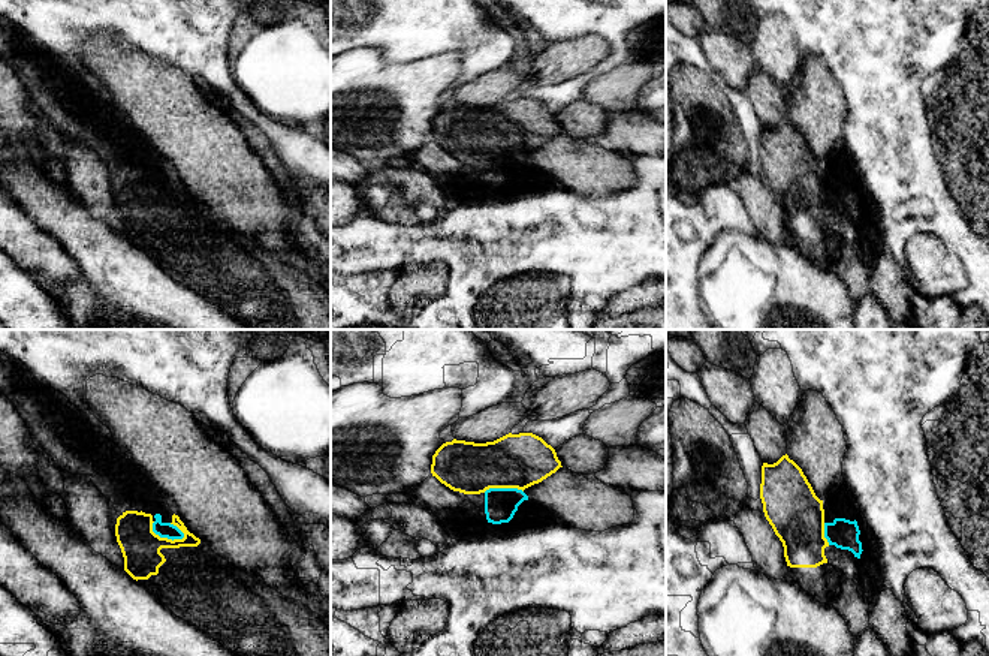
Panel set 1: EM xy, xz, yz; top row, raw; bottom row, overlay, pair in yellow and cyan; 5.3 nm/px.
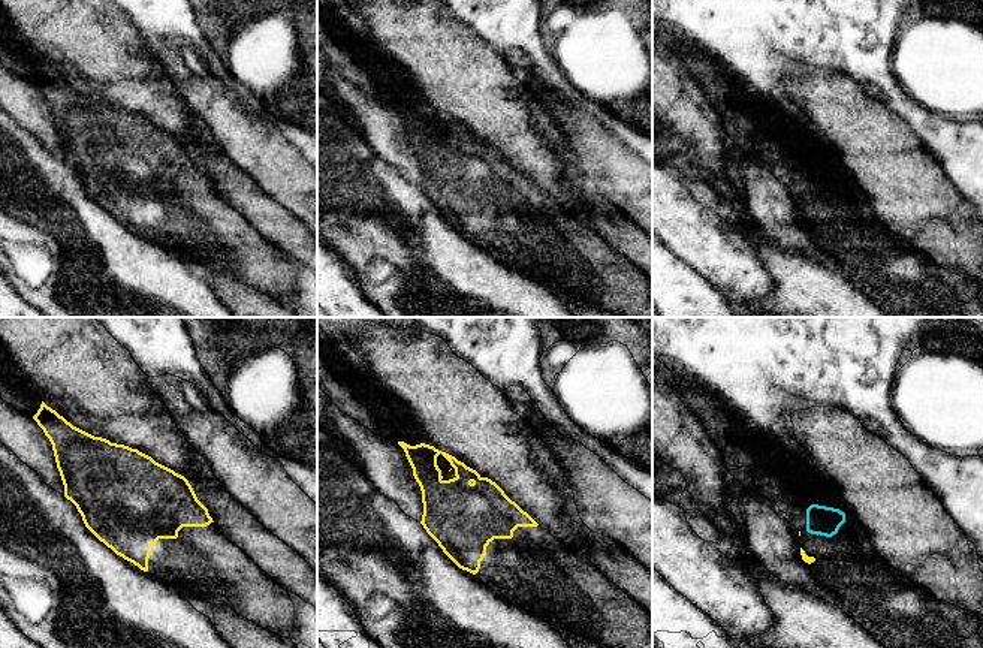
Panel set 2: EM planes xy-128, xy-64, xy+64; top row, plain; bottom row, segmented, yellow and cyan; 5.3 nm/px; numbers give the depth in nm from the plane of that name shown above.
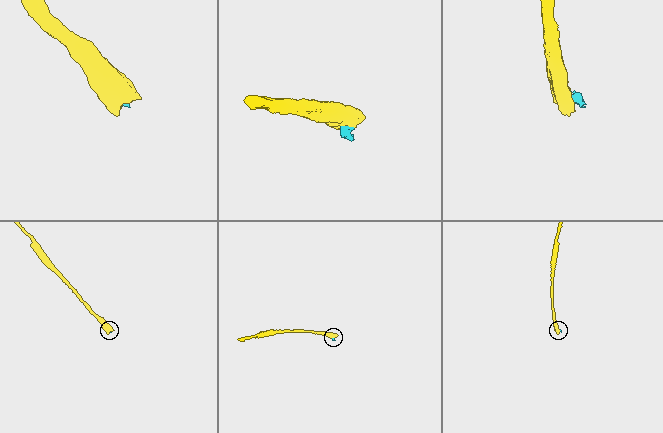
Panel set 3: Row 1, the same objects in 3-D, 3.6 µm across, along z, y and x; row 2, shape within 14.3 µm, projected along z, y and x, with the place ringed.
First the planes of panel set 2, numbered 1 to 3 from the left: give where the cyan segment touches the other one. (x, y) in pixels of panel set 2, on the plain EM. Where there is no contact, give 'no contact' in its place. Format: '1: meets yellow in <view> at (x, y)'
1: no contact
2: no contact
3: no contact

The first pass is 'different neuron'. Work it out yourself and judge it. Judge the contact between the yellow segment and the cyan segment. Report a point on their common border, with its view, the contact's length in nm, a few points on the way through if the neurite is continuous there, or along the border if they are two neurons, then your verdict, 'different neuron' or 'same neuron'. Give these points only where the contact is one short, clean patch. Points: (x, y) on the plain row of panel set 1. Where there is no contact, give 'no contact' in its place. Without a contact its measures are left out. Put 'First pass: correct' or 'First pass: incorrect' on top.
First pass: correct
meets yellow in xy at (165, 202); contact 200 nm long; border along xy (151, 187), (151, 193), (160, 201), (172, 204), (184, 201); different neuron

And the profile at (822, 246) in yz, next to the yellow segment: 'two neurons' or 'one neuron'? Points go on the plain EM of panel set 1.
one neuron

